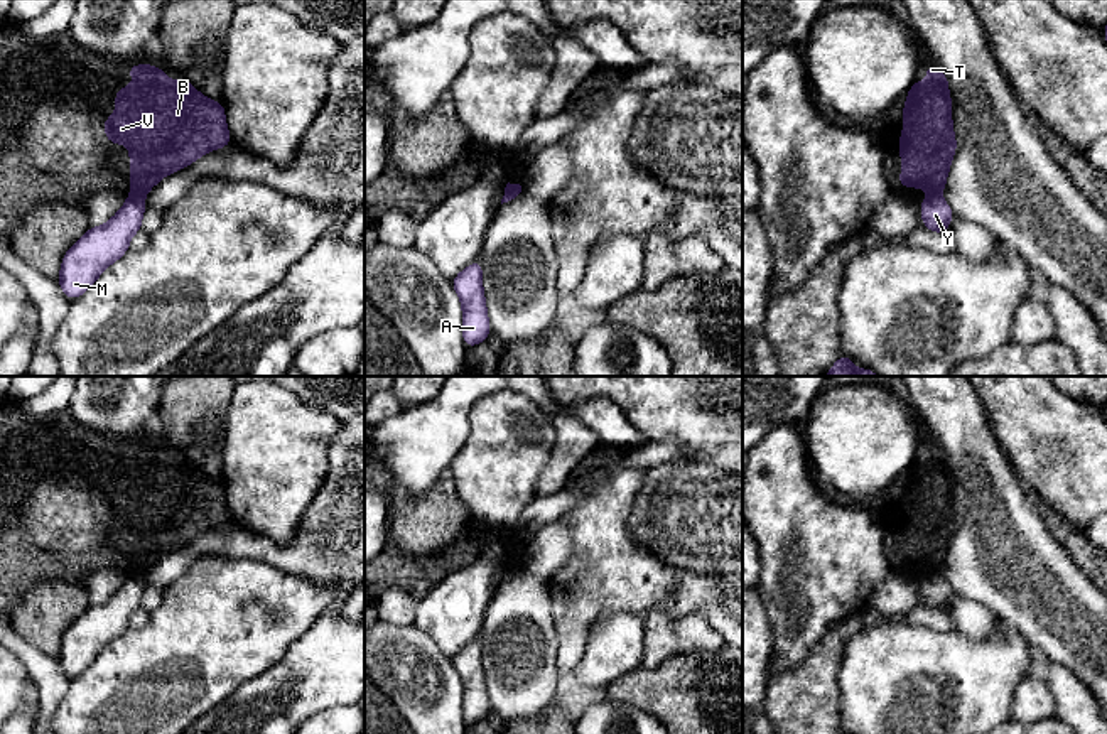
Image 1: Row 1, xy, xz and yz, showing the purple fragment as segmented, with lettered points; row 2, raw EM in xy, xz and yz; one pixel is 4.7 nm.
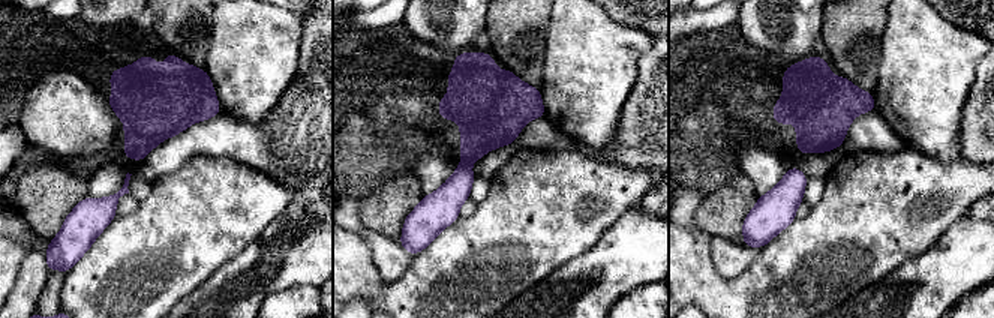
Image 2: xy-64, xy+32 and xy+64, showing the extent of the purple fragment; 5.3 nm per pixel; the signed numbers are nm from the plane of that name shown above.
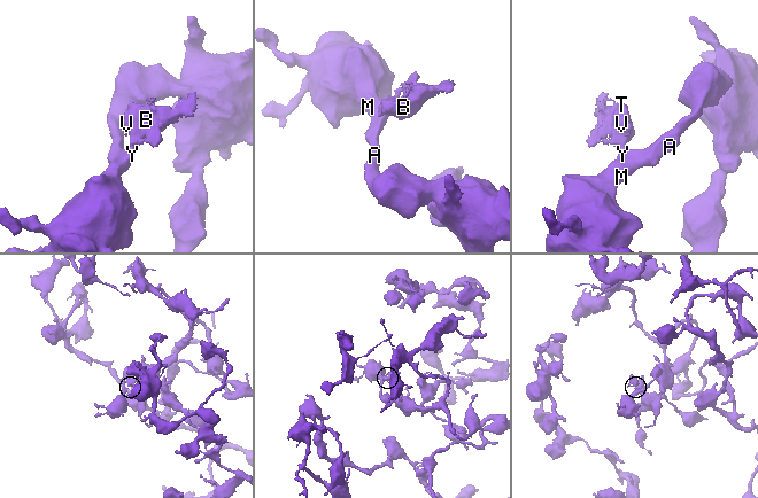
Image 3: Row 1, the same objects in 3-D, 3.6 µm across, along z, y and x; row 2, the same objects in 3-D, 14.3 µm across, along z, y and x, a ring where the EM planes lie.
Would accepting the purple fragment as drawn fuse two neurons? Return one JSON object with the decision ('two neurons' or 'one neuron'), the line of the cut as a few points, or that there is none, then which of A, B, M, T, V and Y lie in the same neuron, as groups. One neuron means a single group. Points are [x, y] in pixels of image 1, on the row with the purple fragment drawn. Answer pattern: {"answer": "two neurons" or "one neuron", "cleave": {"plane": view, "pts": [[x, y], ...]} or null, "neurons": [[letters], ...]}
{"answer": "two neurons", "cleave": {"plane": "xy", "pts": [[134, 193], [142, 198]]}, "neurons": [["A", "M", "Y"], ["B", "T", "V"]]}

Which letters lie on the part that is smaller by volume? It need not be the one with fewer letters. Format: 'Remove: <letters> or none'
Remove: B, T, V

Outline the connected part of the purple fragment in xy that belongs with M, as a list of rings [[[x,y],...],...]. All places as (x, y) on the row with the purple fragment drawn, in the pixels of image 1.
[[[127,196],[123,208],[103,226],[88,231],[66,251],[57,283],[68,299],[81,297],[101,272],[128,251],[130,238],[142,229],[143,197]]]

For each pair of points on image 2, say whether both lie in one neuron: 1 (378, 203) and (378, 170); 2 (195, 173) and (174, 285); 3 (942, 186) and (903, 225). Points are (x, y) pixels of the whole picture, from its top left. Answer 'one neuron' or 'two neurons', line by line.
1: two neurons
2: one neuron
3: one neuron

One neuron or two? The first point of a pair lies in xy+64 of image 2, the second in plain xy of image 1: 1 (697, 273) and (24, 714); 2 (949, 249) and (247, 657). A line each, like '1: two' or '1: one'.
1: two
2: two

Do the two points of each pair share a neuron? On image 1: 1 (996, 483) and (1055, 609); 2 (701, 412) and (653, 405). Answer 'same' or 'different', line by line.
1: same
2: same

